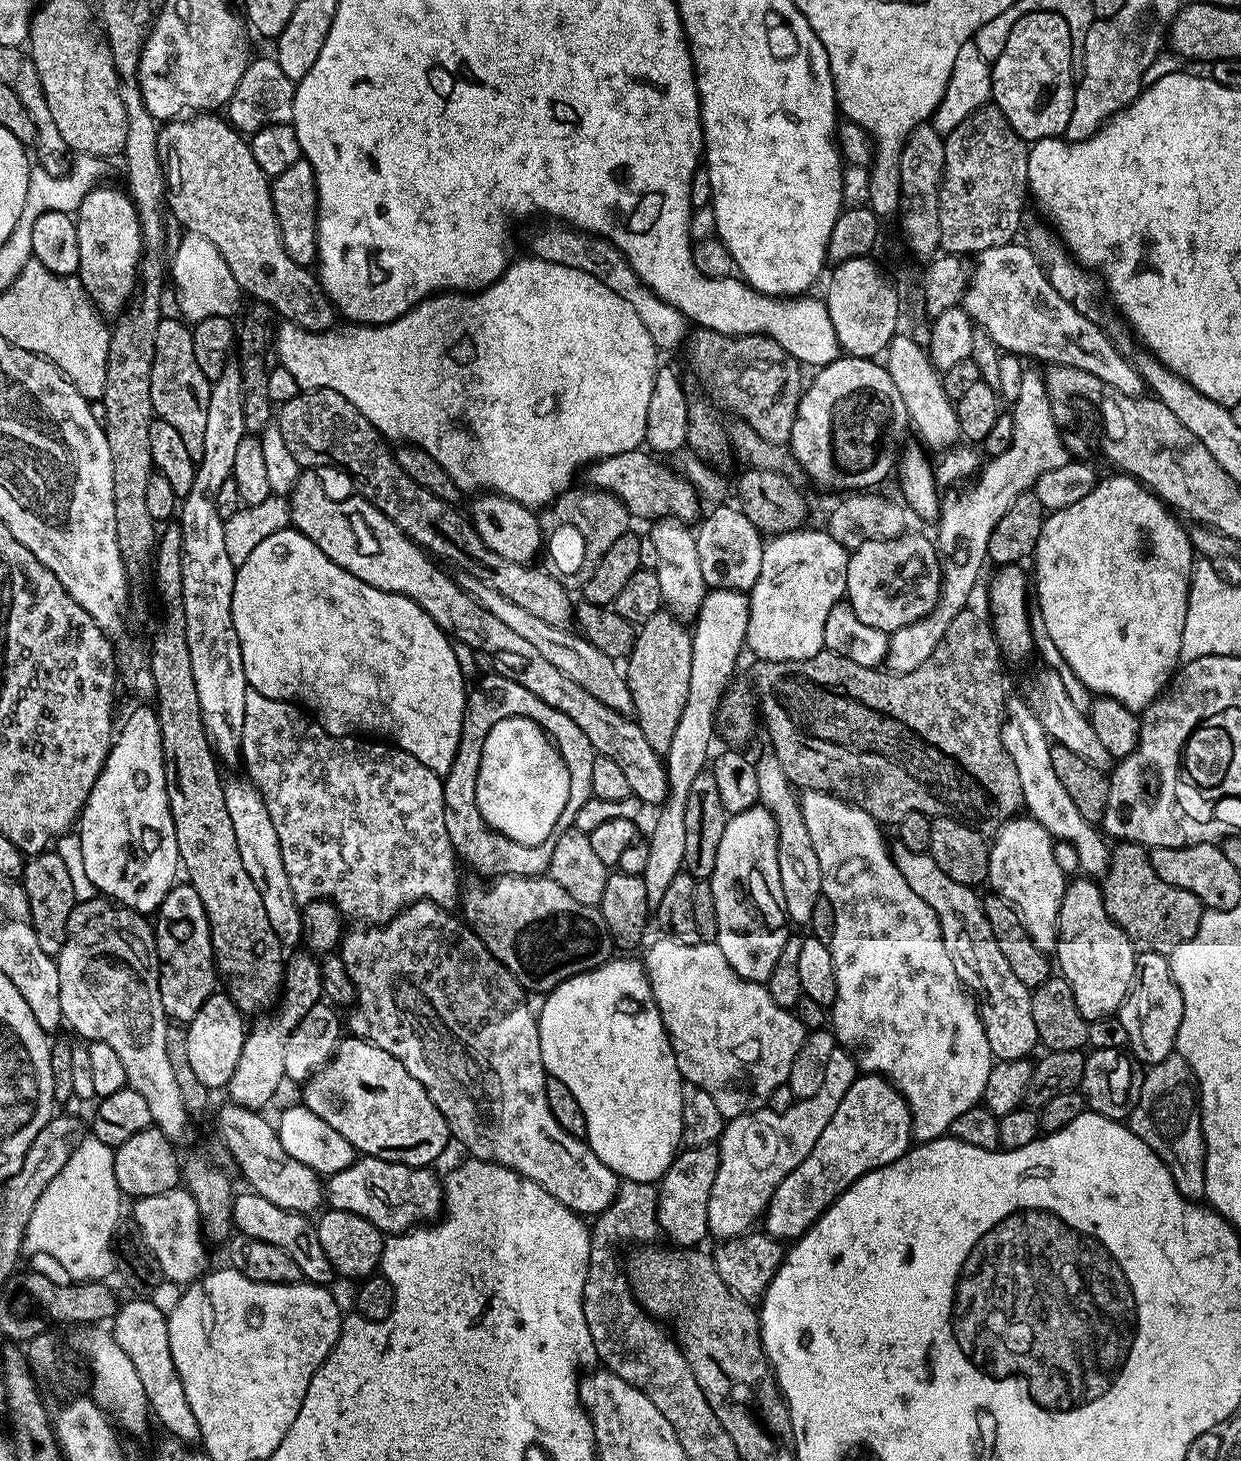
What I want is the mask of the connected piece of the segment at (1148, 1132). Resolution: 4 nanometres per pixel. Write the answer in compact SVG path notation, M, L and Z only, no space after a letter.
M1179 1054L1167 1056L1162 1062L1151 1065L1145 1071L1142 1082L1142 1094L1134 1106L1131 1116L1126 1121L1129 1128L1138 1138L1142 1138L1145 1148L1151 1148L1155 1155L1164 1161L1170 1170L1172 1180L1189 1200L1196 1202L1204 1194L1204 1131L1200 1121L1200 1093L1196 1076L1192 1073L1192 1065Z

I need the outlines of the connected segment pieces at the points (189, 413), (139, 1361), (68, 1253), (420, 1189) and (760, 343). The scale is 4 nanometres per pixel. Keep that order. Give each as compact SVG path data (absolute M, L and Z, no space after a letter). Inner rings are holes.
M162 318L158 322L158 335L154 338L154 362L150 370L150 402L153 413L174 426L190 458L199 462L206 435L206 406L210 406L213 381L202 374L194 358L192 328L183 319L175 319Z
M132 1298L121 1303L116 1315L110 1320L112 1337L122 1346L126 1358L134 1362L134 1370L138 1370L138 1378L142 1378L142 1390L146 1390L148 1407L151 1415L165 1428L169 1437L180 1440L183 1444L195 1445L200 1438L198 1418L194 1418L194 1410L190 1410L190 1402L186 1402L186 1390L182 1390L182 1382L178 1378L178 1370L174 1370L174 1358L170 1354L170 1334L168 1333L168 1317L165 1309L151 1304L148 1298Z
M97 1139L78 1145L74 1154L70 1154L70 1162L42 1190L42 1198L38 1198L30 1214L23 1246L29 1257L50 1254L76 1282L103 1281L113 1275L114 1237L121 1223L122 1201L118 1178L114 1178L115 1157L113 1145Z
M361 1155L353 1164L346 1166L346 1170L338 1170L338 1174L327 1177L324 1184L324 1198L329 1209L358 1214L366 1218L366 1222L373 1224L379 1232L385 1234L406 1232L425 1222L435 1221L441 1215L444 1207L444 1186L441 1177L439 1175L436 1177L432 1171L431 1167L415 1168L405 1164L391 1164L382 1158Z
M696 328L687 337L686 349L696 372L712 384L712 392L720 399L724 408L729 408L744 423L749 424L762 438L766 438L772 444L787 445L792 438L792 427L796 421L796 408L800 404L802 380L800 384L800 361L790 355L778 342L774 342L769 336L727 336L718 334L714 330Z

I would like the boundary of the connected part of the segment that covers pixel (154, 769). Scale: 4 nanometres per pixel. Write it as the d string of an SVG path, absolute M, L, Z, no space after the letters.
M136 706L124 725L119 725L106 762L80 811L78 835L86 878L101 897L141 914L155 913L166 894L177 883L182 865L178 854L178 838L174 834L174 818L168 805L168 779L164 773L162 734L155 711L148 706Z

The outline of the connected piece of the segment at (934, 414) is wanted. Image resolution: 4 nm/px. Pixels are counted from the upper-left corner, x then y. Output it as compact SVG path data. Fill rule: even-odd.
M897 334L888 343L882 356L882 363L888 369L890 378L894 378L894 386L898 386L902 402L906 402L911 427L920 435L919 443L928 450L933 450L932 448L947 450L953 447L961 439L956 405L944 392L941 373L932 365L927 347L921 341L919 344L912 336Z

